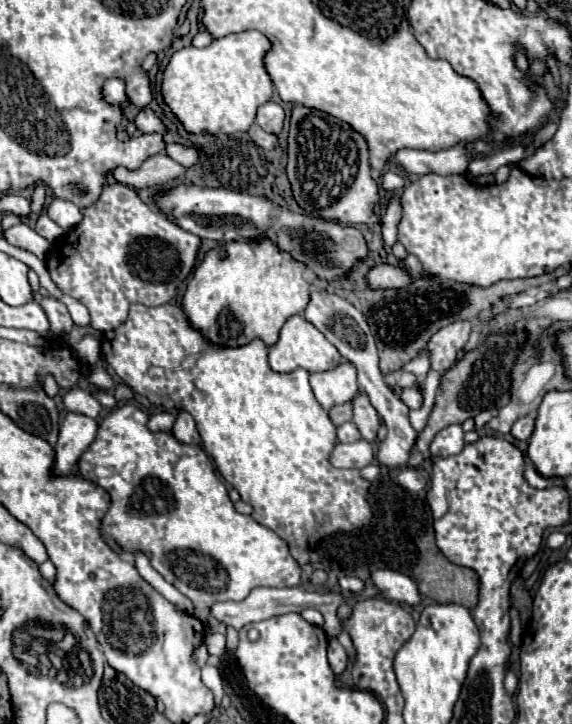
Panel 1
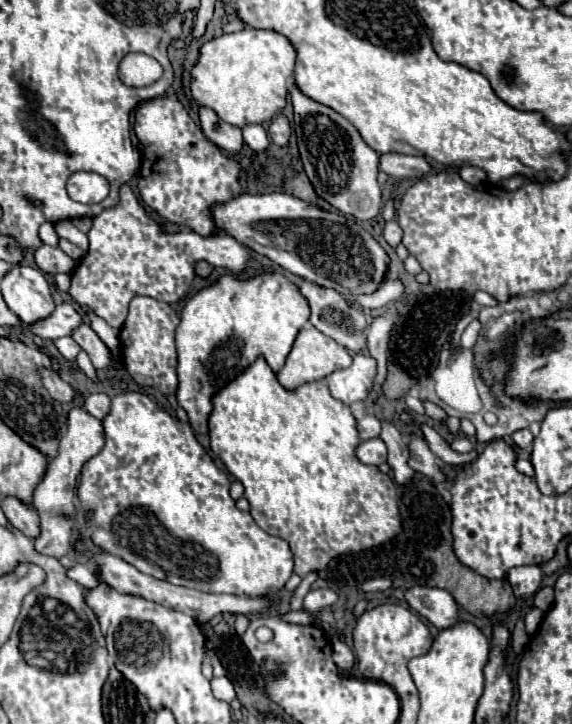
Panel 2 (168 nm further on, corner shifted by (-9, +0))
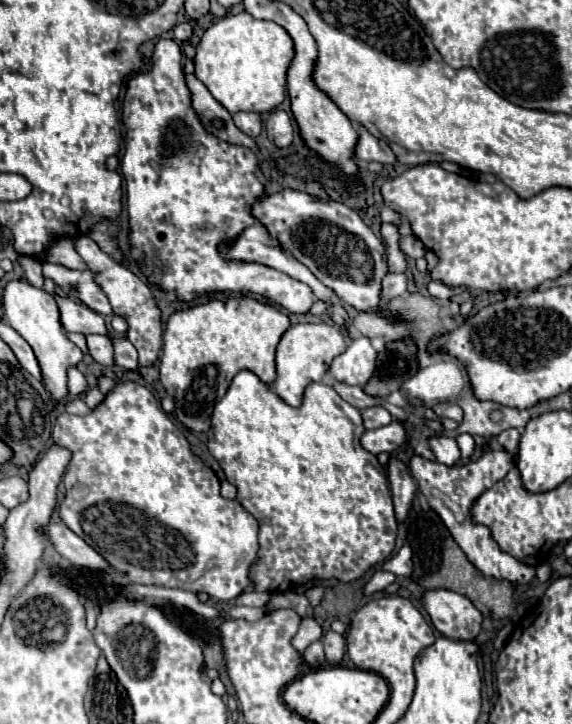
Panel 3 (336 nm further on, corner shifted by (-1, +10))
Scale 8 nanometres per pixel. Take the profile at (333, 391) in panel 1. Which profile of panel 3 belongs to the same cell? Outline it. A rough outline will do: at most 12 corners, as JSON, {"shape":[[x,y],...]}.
{"shape":[[367,336],[353,338],[331,362],[329,376],[363,386],[377,352]]}

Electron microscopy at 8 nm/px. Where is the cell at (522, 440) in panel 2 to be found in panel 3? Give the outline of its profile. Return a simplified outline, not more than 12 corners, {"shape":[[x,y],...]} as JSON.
{"shape":[[503,430],[497,436],[507,452],[515,452],[519,446],[519,430]]}

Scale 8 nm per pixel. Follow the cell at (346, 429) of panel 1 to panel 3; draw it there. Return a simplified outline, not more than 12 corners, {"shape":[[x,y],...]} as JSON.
{"shape":[[381,406],[361,410],[367,430],[387,426],[393,420]]}

